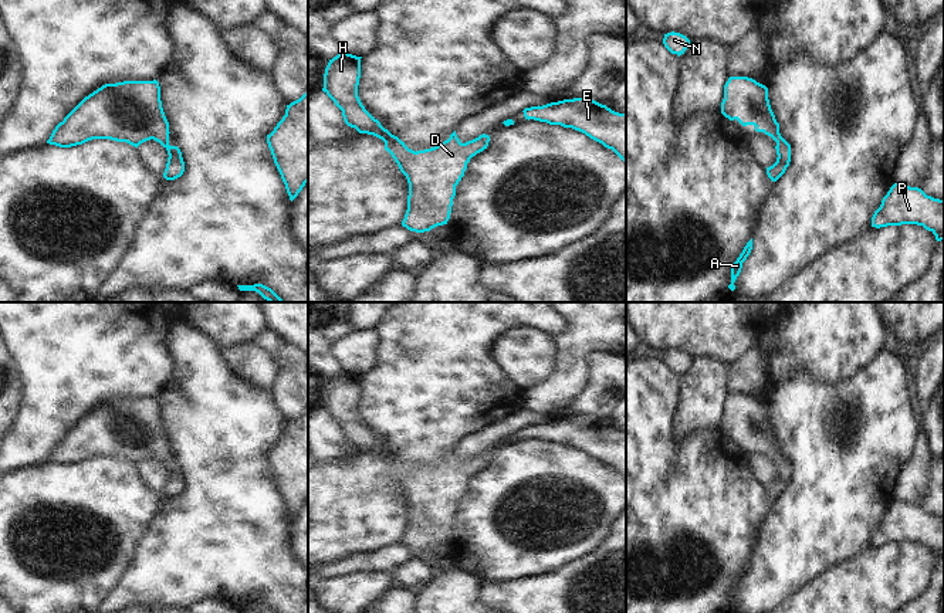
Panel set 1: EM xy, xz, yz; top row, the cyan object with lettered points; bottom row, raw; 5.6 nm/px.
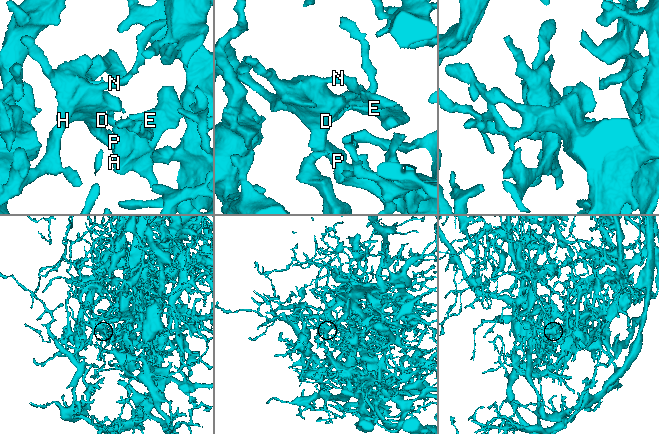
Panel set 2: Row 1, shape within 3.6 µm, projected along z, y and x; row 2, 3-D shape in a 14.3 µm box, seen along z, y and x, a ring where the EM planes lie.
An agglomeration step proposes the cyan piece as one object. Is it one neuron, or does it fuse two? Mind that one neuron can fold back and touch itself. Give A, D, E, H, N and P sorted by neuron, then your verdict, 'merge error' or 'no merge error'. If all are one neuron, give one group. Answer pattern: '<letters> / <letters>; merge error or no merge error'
A D E H N P; no merge error

